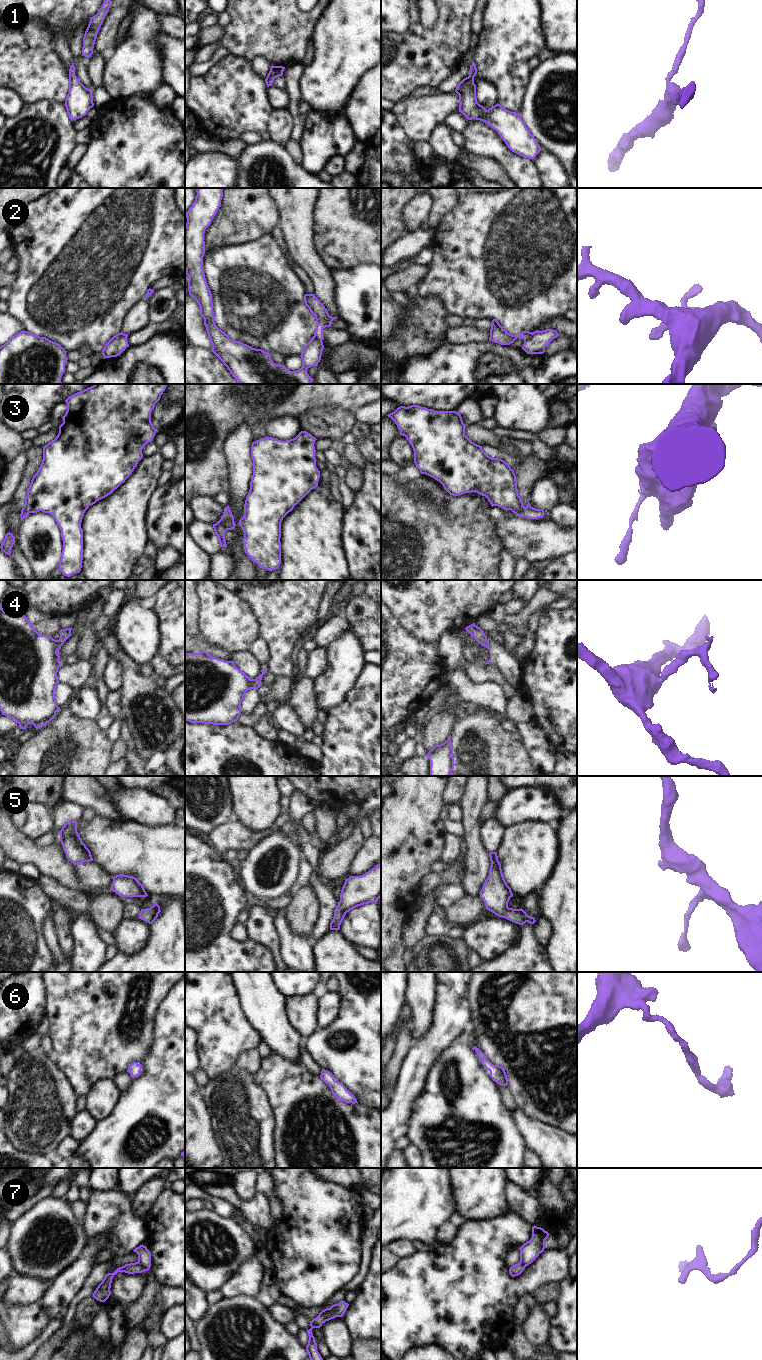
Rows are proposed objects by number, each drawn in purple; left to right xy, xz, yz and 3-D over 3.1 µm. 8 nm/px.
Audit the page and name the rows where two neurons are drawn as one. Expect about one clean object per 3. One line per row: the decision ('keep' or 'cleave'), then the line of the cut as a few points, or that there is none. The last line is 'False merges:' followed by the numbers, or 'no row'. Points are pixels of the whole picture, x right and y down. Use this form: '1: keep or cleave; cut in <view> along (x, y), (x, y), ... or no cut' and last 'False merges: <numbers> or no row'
1: keep; no cut
2: cleave; cut in yz along (532, 333), (529, 338), (524, 340)
3: cleave; cut in xz along (220, 519), (227, 529)
4: keep; no cut
5: keep; no cut
6: keep; no cut
7: cleave; cut in xz along (337, 1304), (332, 1311), (319, 1315)
False merges: 2, 3, 7

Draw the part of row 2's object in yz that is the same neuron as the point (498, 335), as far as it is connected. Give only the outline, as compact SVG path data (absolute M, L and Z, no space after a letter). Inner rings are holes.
M496 319L492 320L489 340L501 345L510 345L517 338L523 340L530 339L532 332L522 331L519 336L508 333Z

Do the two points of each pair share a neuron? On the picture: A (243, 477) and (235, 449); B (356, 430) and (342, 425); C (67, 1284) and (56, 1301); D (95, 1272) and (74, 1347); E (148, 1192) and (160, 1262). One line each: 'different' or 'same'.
A: same
B: different
C: same
D: different
E: different

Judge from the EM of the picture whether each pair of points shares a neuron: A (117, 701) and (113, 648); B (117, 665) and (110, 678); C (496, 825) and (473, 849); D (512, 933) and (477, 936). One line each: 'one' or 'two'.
A: two
B: one
C: two
D: one

